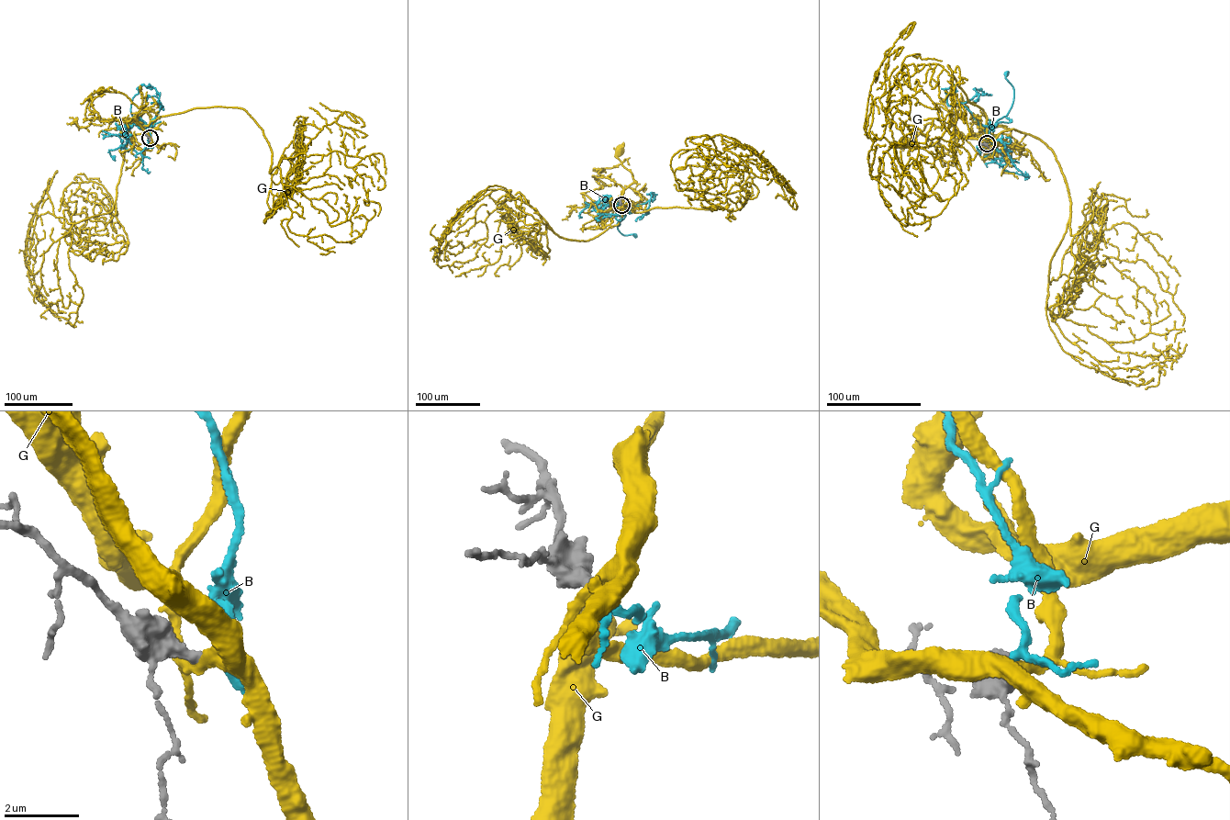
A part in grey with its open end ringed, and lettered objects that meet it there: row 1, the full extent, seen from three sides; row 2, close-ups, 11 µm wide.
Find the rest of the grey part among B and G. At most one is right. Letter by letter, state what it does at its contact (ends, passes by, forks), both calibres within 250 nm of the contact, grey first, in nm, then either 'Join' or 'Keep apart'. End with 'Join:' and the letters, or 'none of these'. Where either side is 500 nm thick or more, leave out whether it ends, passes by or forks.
B: It passes by. Thickness 400 nm (grey) against 150 nm. Join
G: It passes by. Thickness 400 nm (grey) against 320 nm. Keep apart
Join: B

